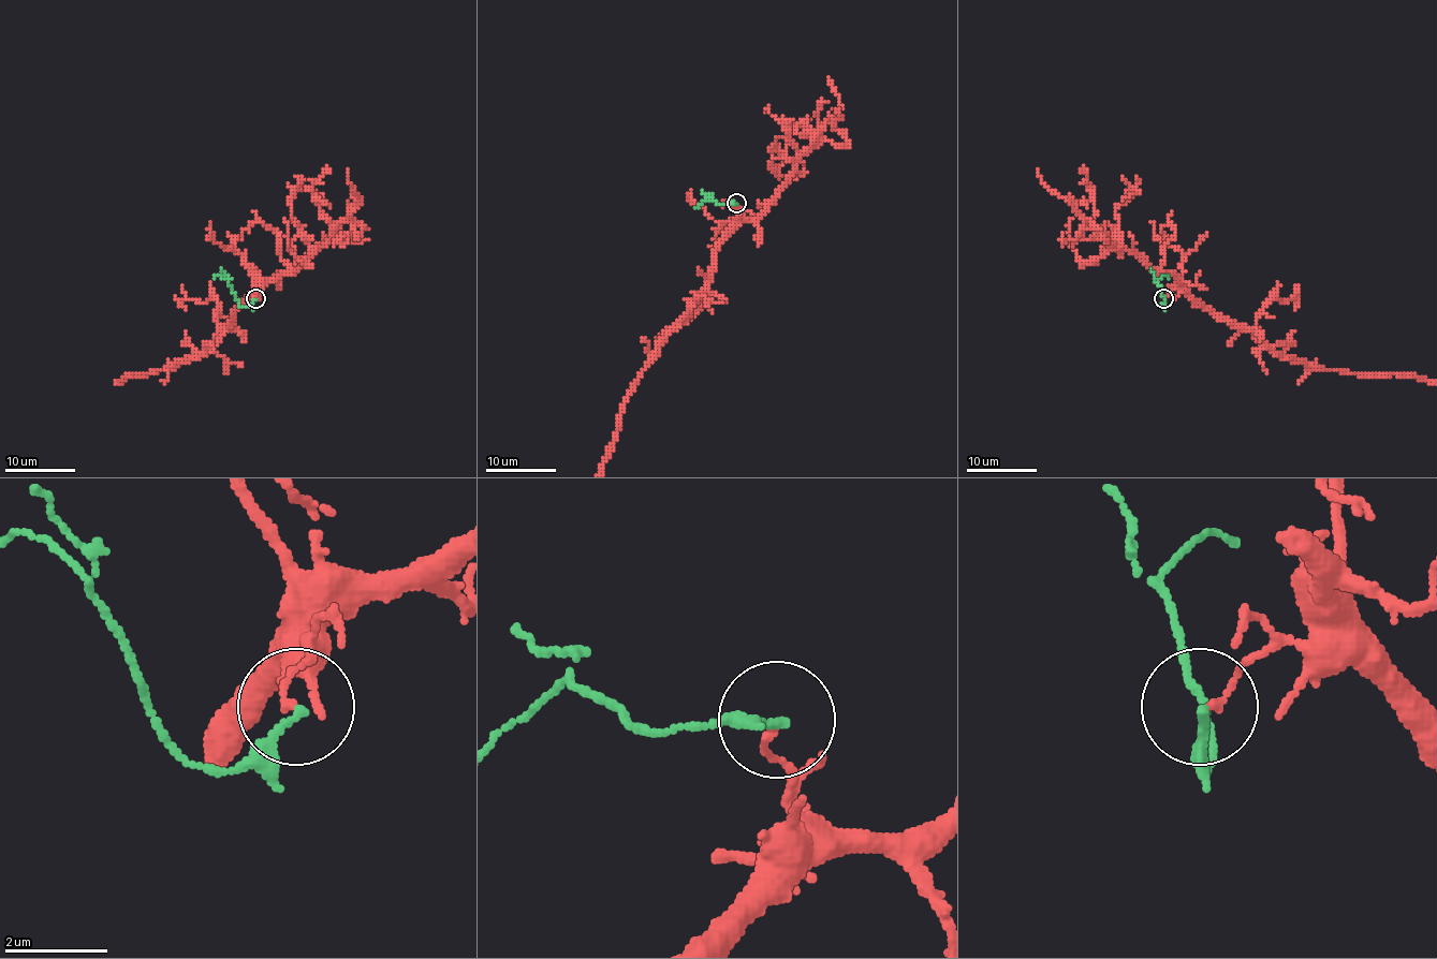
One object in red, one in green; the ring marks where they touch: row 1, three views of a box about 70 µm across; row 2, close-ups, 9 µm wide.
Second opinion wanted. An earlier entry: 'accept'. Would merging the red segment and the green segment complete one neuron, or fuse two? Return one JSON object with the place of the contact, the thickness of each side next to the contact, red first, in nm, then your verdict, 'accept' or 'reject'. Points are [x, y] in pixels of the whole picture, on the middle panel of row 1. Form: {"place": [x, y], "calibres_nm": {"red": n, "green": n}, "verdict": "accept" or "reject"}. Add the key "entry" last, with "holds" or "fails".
{"place": [736, 203], "calibres_nm": {"red": 120, "green": 170}, "verdict": "reject", "entry": "fails"}

